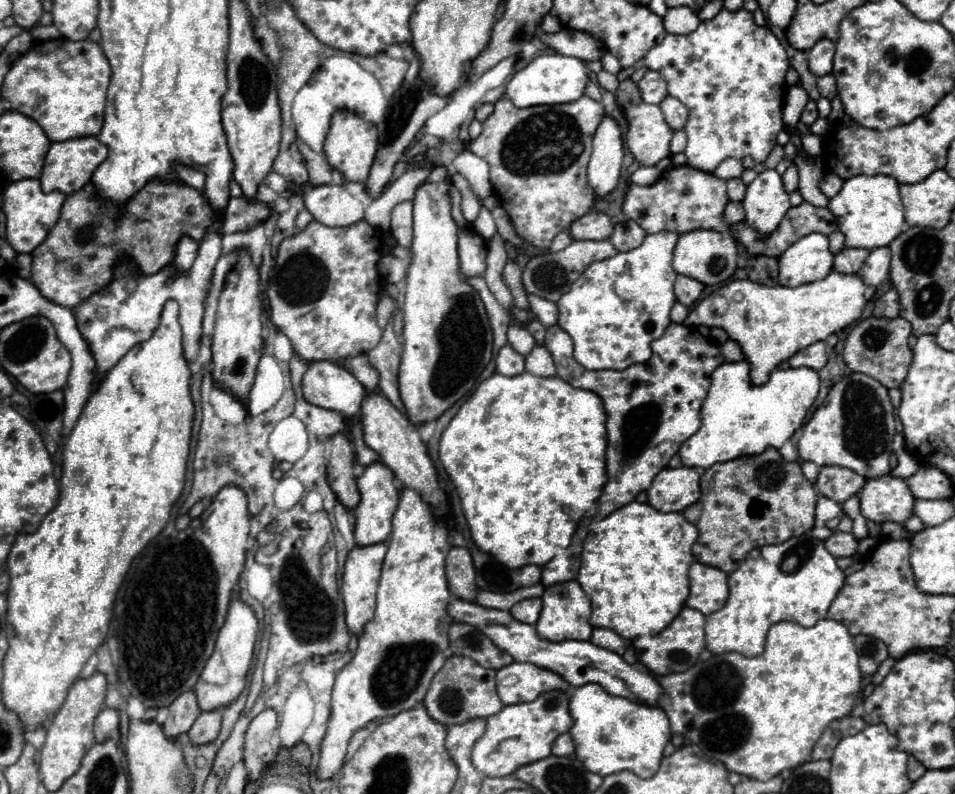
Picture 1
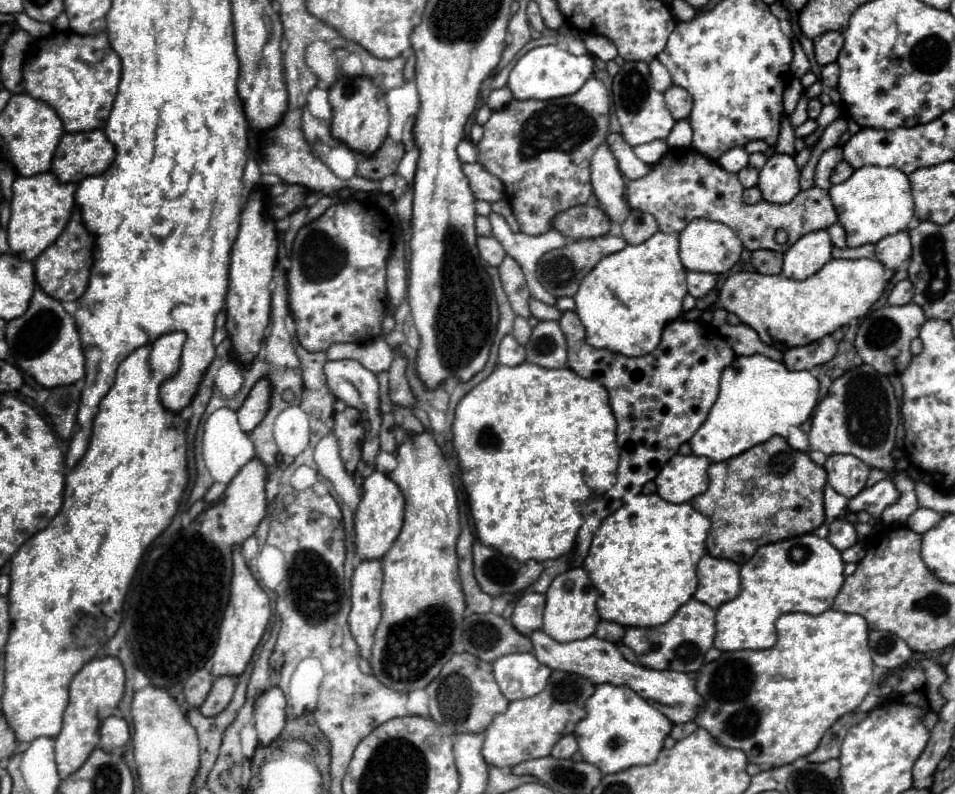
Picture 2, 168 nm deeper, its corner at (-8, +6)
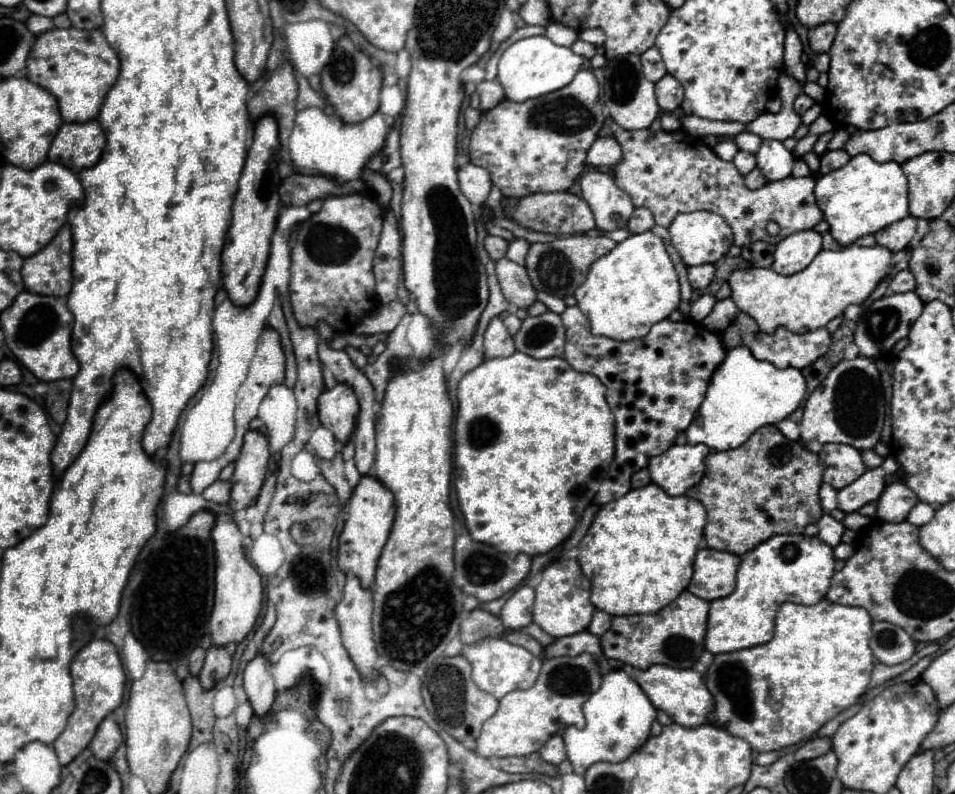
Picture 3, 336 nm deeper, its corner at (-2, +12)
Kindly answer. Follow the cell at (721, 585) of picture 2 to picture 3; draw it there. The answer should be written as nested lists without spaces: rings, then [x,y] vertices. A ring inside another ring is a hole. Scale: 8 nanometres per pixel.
[[[712,548],[698,550],[688,590],[708,602],[732,594],[736,588],[738,564],[740,558],[736,554]]]

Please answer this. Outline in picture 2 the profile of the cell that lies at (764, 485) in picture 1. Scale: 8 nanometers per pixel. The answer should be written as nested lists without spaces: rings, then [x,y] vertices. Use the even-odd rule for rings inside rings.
[[[780,436],[736,458],[710,464],[708,476],[708,490],[690,504],[712,522],[706,550],[714,558],[744,564],[760,546],[806,534],[824,524],[826,470],[816,466],[808,454],[792,450]]]

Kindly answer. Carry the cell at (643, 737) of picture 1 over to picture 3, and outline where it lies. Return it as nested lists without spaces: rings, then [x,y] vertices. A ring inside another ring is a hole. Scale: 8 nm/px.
[[[612,670],[602,678],[602,686],[590,700],[584,704],[584,718],[586,726],[578,730],[576,726],[566,728],[564,732],[564,744],[566,744],[566,758],[570,760],[576,774],[584,776],[586,768],[590,768],[596,762],[618,762],[626,760],[646,736],[650,736],[650,726],[656,720],[656,708],[644,694],[644,690],[638,686],[636,680],[632,680],[624,670]]]

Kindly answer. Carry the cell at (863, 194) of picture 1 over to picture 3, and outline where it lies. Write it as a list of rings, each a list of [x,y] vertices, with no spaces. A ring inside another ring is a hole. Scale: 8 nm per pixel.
[[[856,154],[850,162],[816,180],[816,202],[830,224],[830,234],[840,246],[850,246],[858,238],[876,234],[878,230],[906,218],[908,212],[908,180],[898,162],[876,162],[868,154]]]

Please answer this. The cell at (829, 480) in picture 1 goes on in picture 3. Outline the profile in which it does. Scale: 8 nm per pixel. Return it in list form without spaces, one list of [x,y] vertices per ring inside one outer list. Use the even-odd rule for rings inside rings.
[[[826,444],[820,452],[820,458],[822,464],[826,464],[823,482],[836,490],[852,484],[858,476],[862,476],[862,472],[866,472],[860,452],[848,444]]]

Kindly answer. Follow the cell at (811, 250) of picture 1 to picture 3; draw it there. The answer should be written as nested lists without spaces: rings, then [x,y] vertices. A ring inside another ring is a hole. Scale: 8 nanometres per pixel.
[[[802,230],[786,236],[774,252],[772,270],[790,276],[804,270],[822,250],[822,236],[814,230]]]

